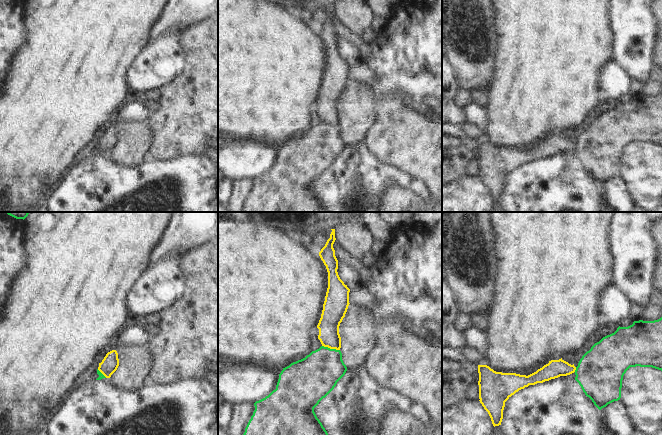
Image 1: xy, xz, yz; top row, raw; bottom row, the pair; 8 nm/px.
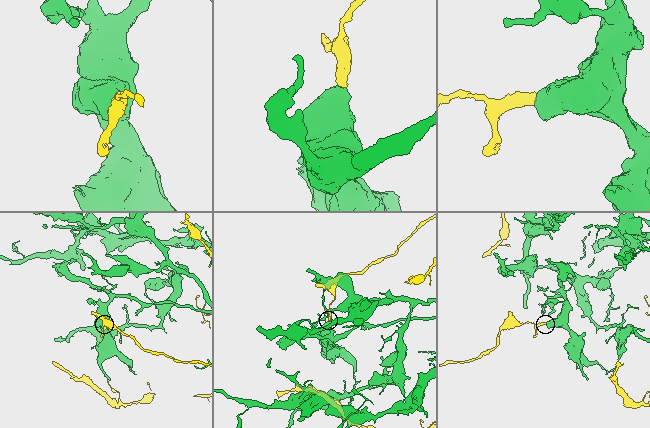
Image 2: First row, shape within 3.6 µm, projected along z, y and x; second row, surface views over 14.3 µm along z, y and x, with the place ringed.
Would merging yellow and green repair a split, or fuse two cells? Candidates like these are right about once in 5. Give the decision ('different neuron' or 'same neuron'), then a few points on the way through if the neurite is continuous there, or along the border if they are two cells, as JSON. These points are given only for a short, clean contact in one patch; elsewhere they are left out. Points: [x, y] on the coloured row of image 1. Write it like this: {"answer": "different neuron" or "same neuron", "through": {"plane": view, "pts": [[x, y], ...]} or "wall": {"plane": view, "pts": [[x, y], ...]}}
{"answer": "different neuron", "wall": {"plane": "xz", "pts": [[322, 345], [339, 350]]}}

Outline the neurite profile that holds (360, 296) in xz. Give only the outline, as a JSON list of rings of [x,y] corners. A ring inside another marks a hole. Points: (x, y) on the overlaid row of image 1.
[[[360,286],[350,290],[349,303],[356,305],[374,306],[376,304],[376,297],[369,291],[366,286]]]

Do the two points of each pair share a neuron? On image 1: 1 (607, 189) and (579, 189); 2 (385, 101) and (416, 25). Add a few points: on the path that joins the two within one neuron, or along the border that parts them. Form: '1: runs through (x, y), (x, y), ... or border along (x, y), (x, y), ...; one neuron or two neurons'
1: border along (600, 186), (603, 196); two neurons
2: border along (378, 98), (384, 94), (392, 93), (400, 101); two neurons

